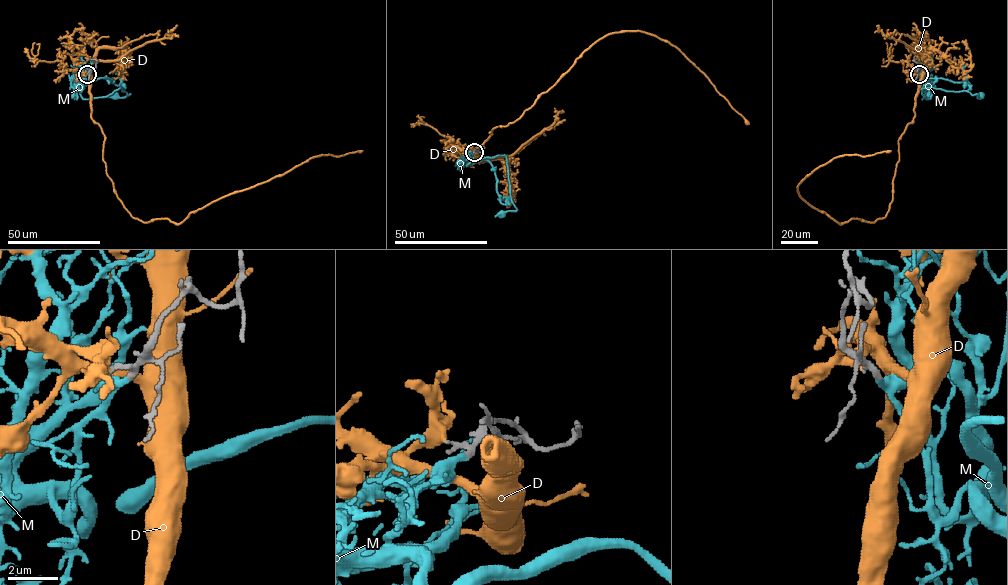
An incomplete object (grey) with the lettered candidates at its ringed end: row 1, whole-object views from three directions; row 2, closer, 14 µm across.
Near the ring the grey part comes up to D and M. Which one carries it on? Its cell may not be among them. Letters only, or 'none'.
M

